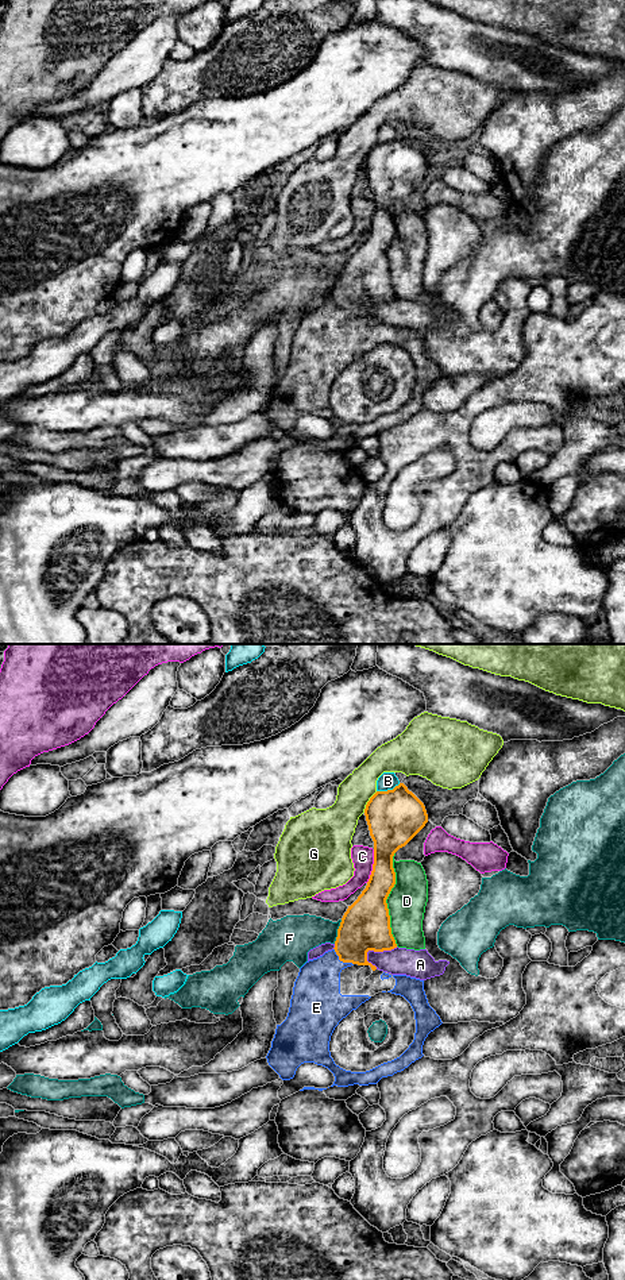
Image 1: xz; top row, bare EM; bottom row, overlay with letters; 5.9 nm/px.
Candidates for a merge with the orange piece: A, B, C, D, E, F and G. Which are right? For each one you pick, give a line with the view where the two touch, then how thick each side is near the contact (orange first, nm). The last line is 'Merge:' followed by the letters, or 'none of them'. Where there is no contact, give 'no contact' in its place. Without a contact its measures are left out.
E: xz | 300/280 nm
Merge: E

